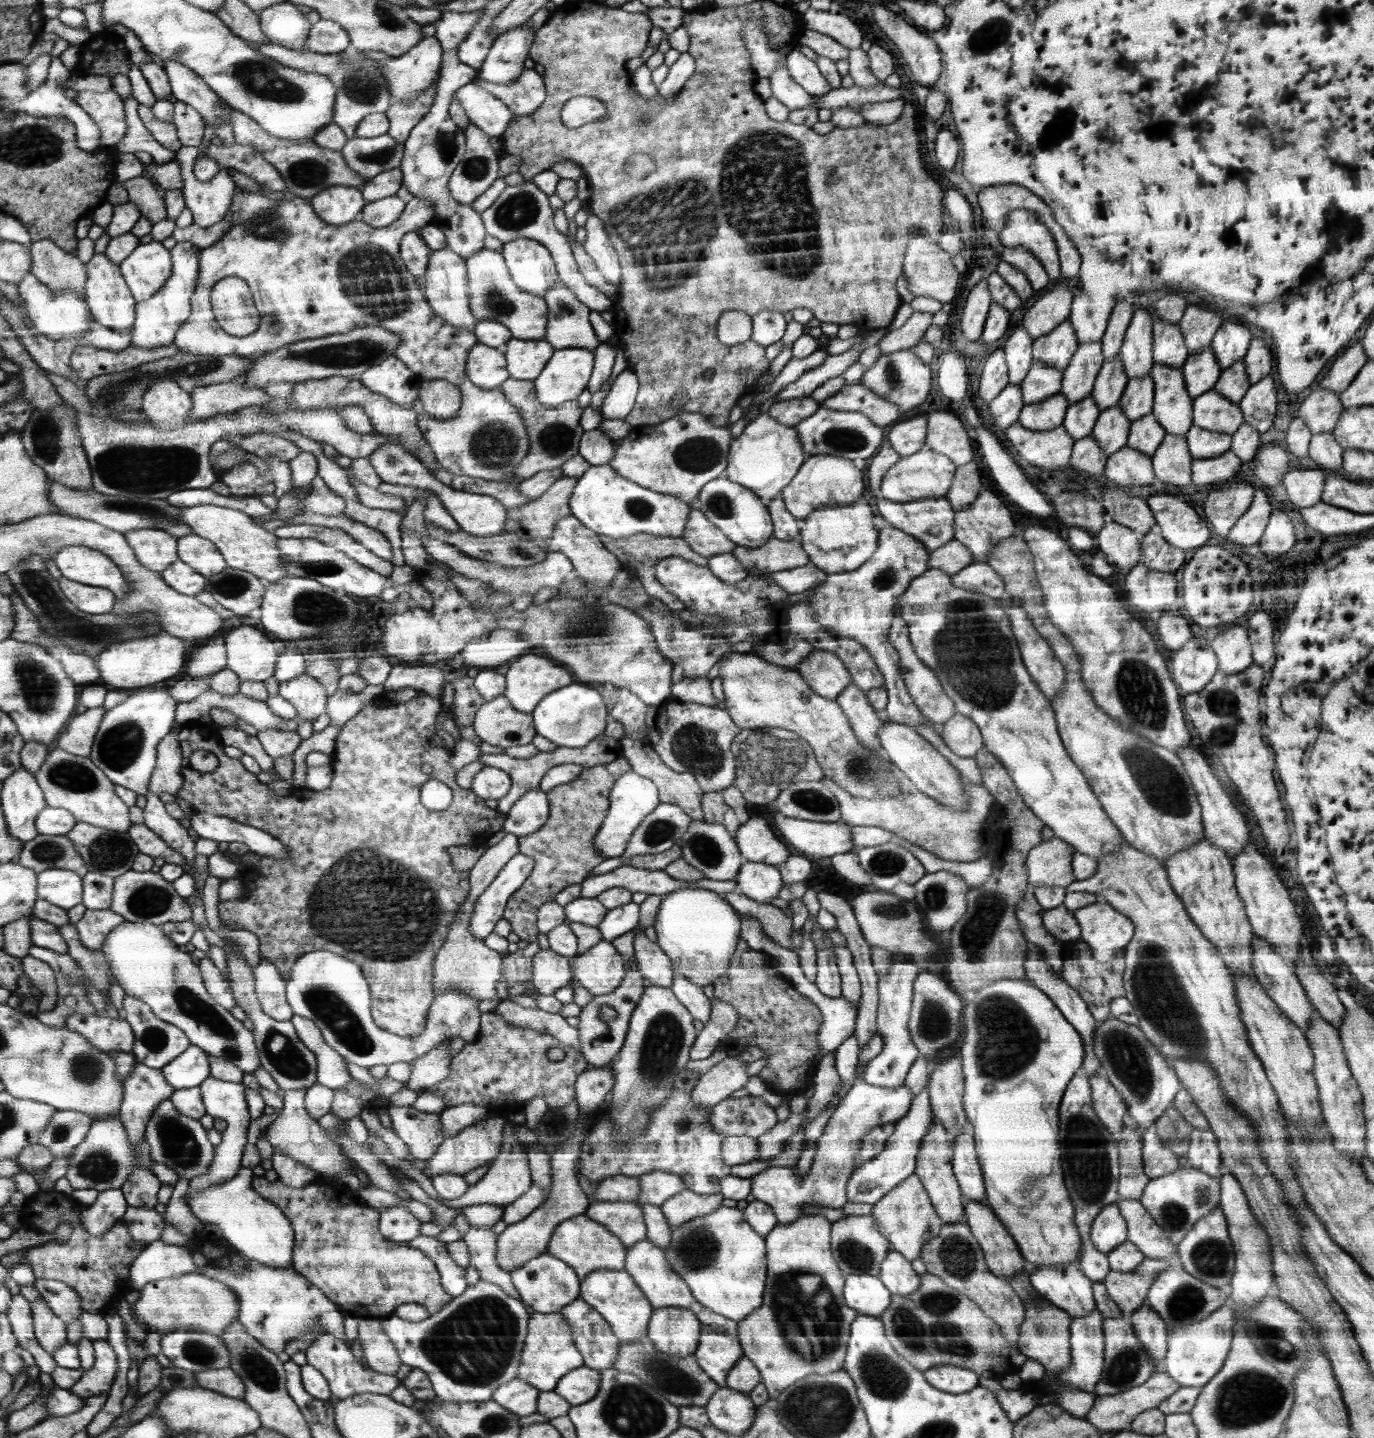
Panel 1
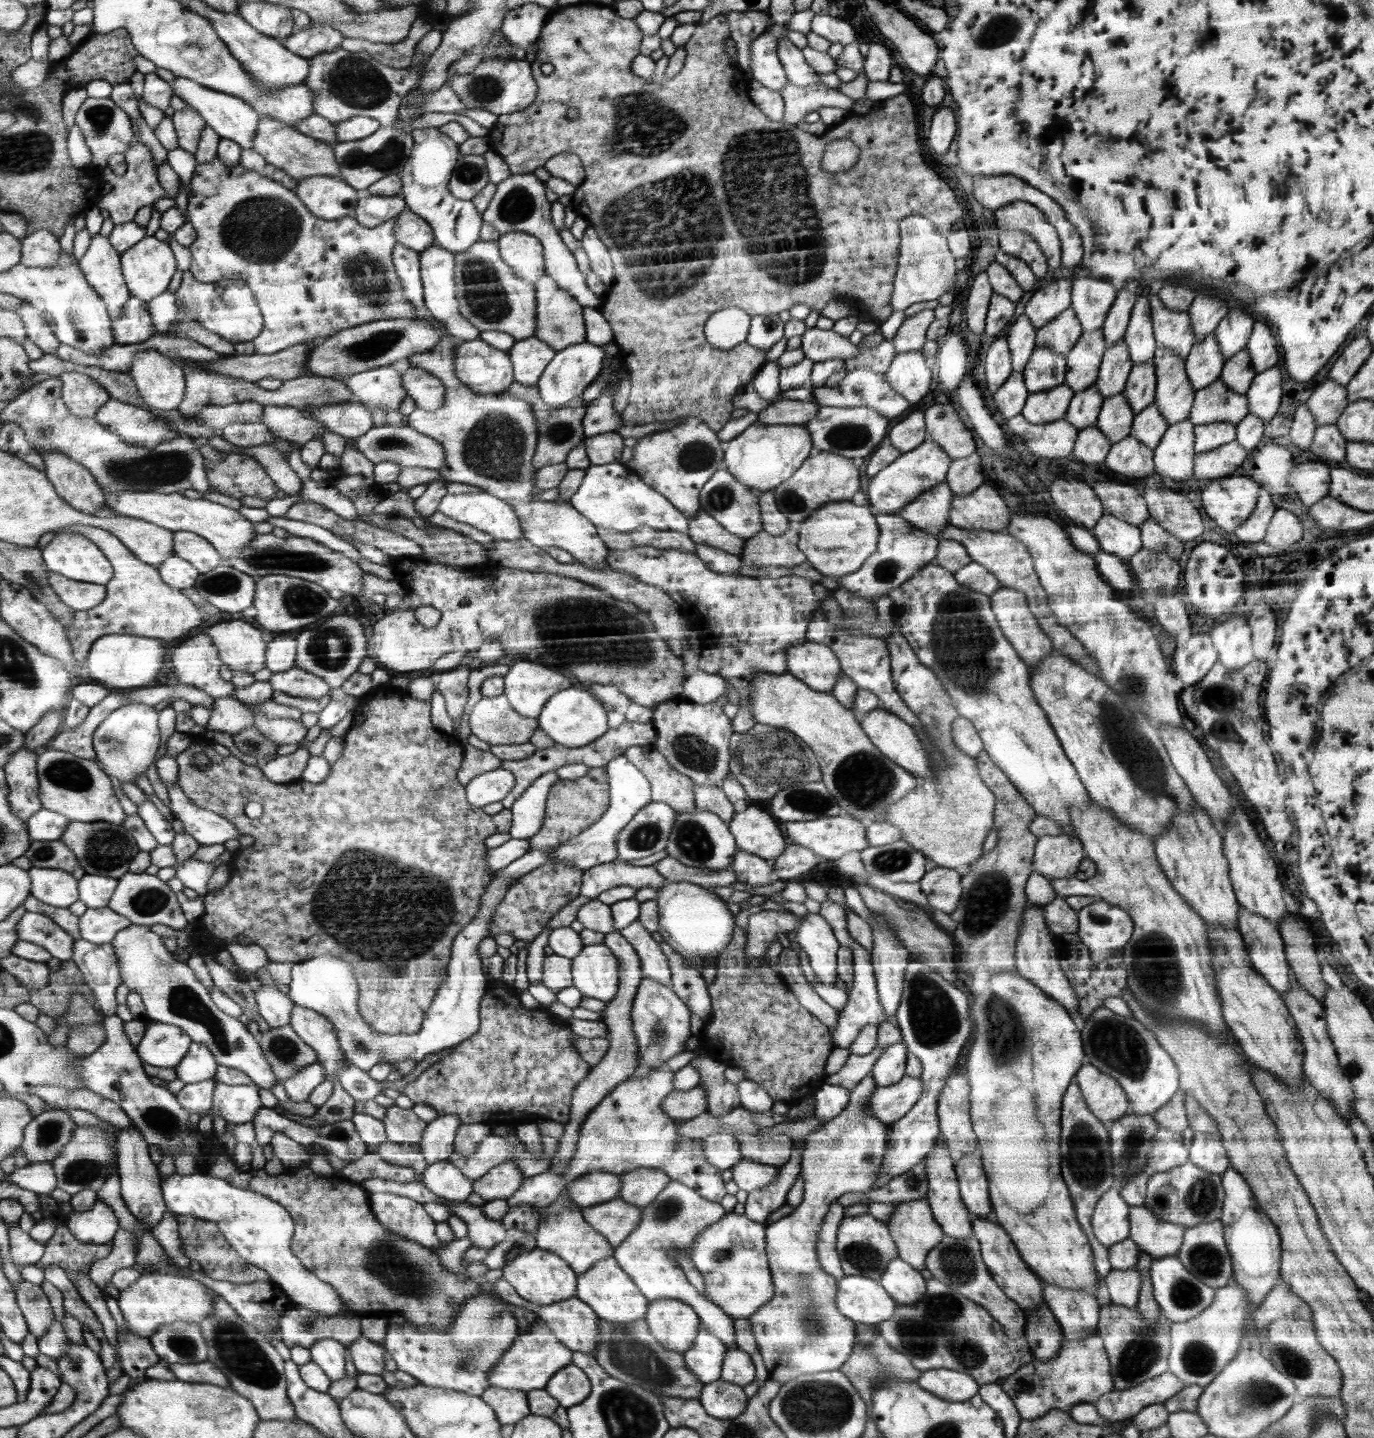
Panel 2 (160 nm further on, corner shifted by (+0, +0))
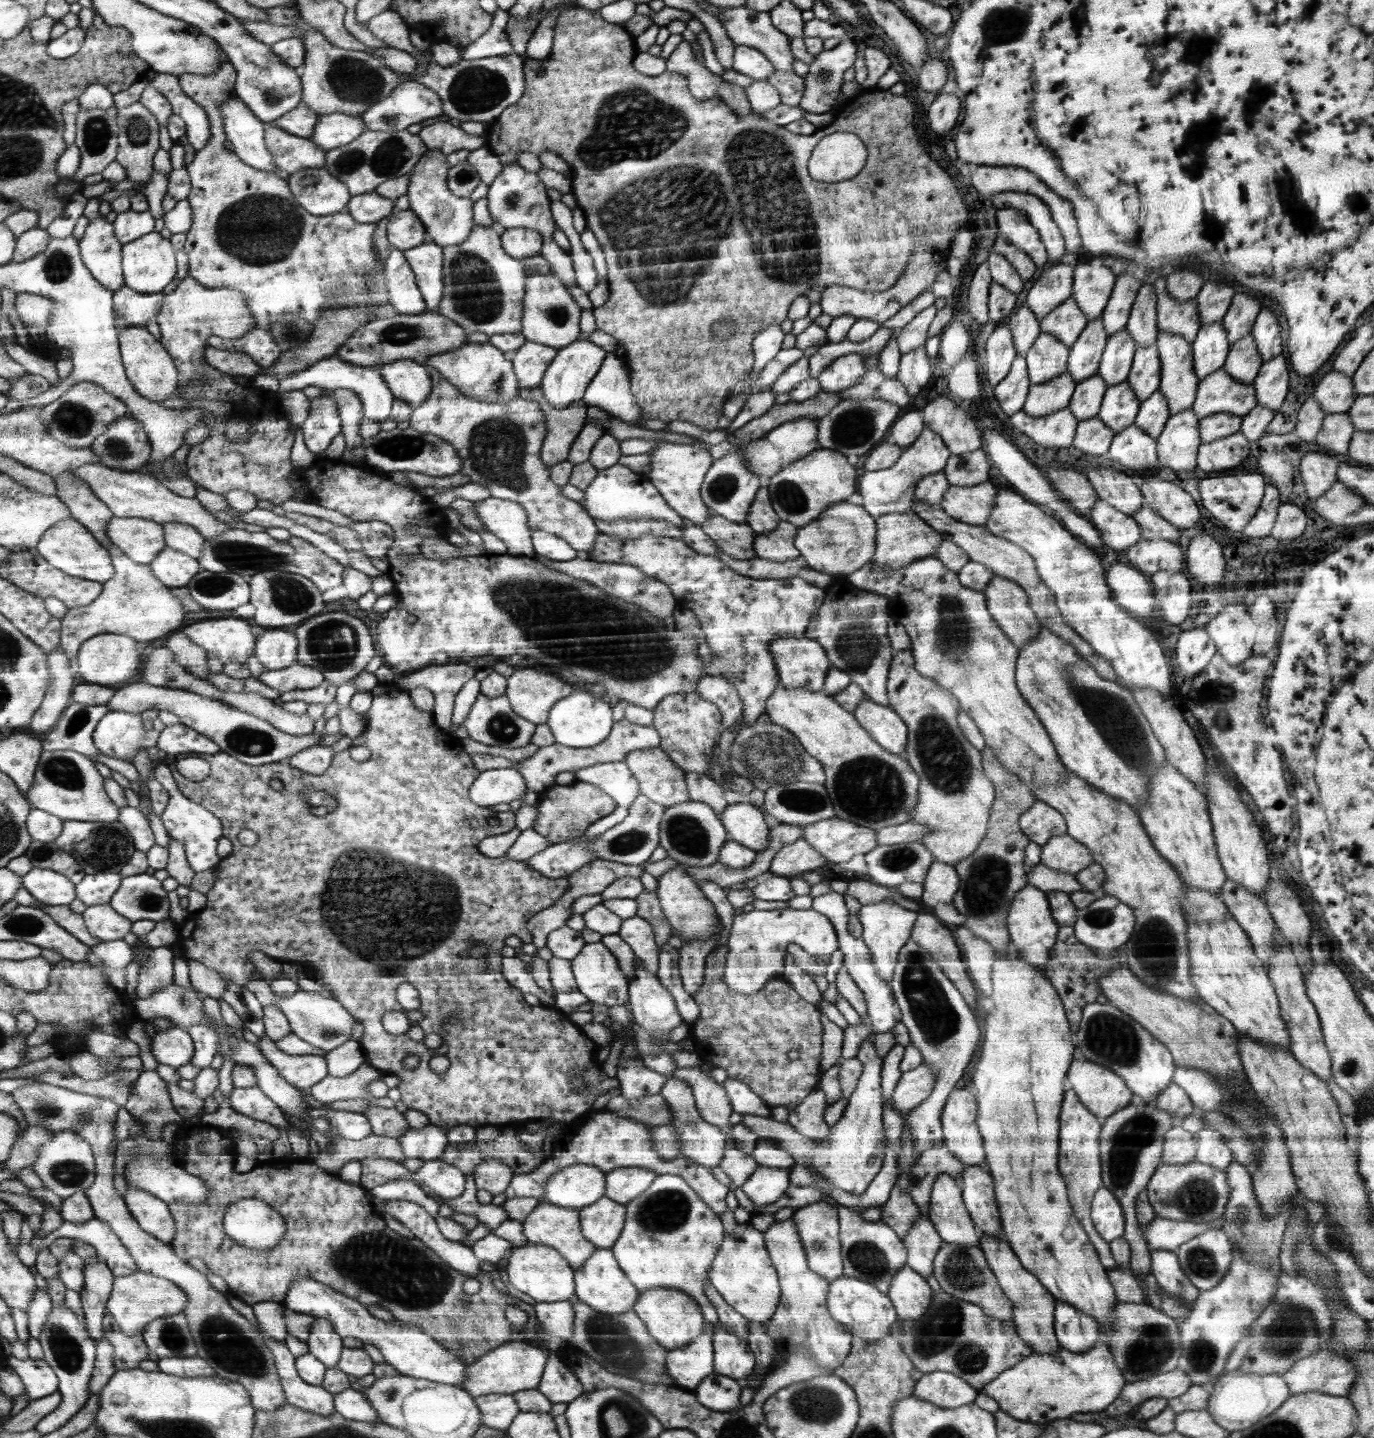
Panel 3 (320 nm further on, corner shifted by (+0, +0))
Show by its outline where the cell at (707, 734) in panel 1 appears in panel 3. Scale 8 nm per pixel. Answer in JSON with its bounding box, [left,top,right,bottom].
[653,693,721,773]

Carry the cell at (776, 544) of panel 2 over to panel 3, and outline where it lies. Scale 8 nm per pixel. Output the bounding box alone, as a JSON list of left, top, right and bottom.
[755,521,802,561]

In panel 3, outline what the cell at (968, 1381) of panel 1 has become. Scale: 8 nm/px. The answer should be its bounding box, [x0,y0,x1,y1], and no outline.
[913,1371,979,1408]

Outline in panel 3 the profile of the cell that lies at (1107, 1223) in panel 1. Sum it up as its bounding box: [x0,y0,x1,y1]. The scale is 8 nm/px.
[1091,1186,1125,1242]

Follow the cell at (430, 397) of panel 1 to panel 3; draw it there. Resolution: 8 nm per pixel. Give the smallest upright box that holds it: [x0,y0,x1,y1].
[377,360,435,410]

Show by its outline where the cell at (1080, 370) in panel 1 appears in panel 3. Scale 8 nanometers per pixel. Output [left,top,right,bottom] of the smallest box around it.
[1067,318,1108,384]

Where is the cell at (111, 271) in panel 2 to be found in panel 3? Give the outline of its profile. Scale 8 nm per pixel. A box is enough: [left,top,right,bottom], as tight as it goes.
[79,216,126,292]

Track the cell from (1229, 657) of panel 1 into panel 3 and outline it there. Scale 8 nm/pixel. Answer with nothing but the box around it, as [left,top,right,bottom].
[1205,603,1256,664]

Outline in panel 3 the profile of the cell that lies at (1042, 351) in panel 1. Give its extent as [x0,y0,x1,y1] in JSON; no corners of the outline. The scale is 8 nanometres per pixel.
[1039,298,1087,348]

